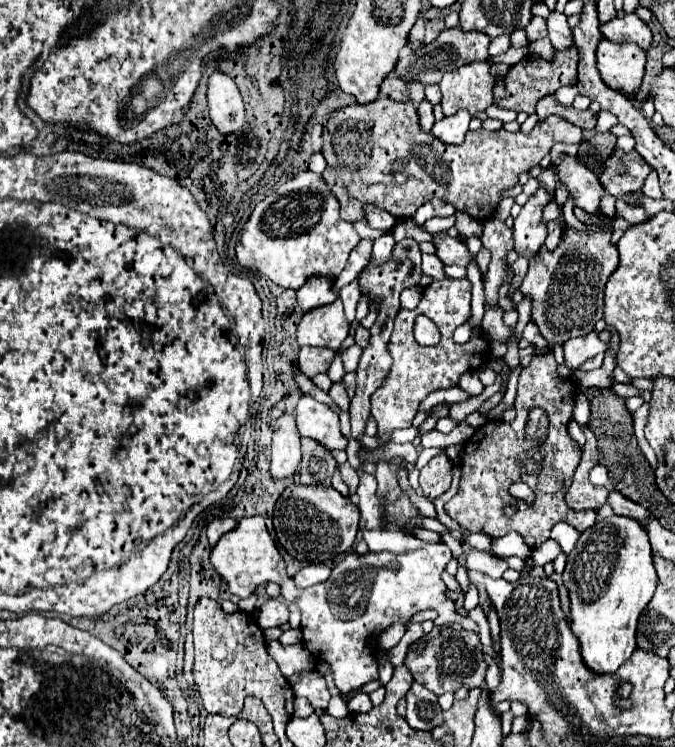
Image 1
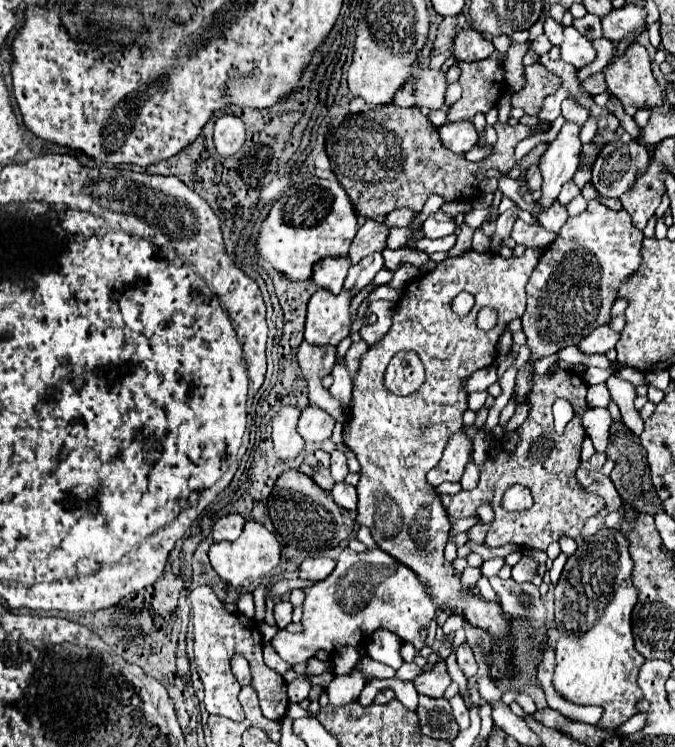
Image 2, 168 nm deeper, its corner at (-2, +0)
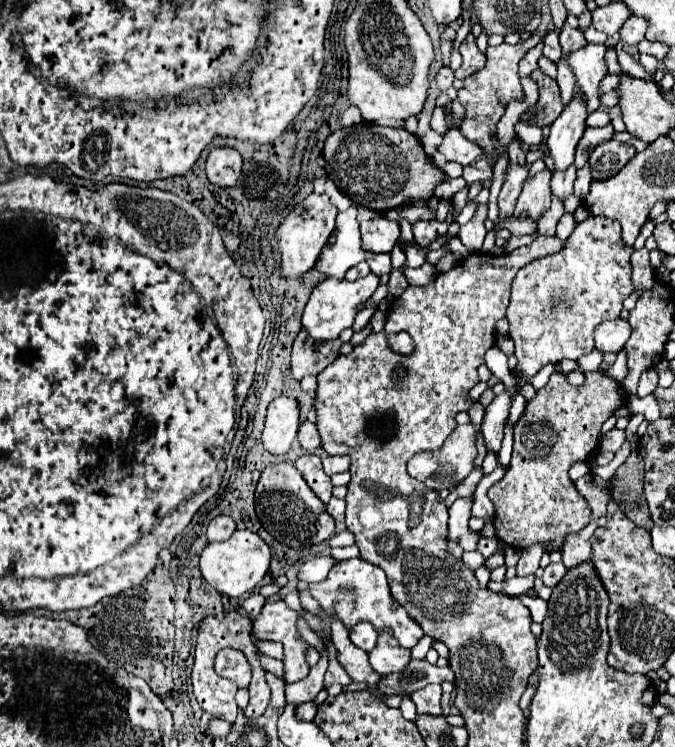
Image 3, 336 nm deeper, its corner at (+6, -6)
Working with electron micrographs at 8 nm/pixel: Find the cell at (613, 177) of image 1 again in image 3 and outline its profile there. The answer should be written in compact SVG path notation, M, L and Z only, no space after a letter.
M608 141L602 143L594 149L590 155L590 165L592 165L592 179L608 179L614 173L618 173L632 157L636 149L630 143L618 143L618 141Z

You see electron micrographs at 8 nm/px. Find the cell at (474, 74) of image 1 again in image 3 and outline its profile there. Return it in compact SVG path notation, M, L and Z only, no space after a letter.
M532 33L526 41L520 41L516 45L502 43L498 47L488 47L486 67L482 71L466 77L464 87L458 91L458 99L466 107L466 117L460 125L460 131L470 141L480 143L480 147L486 153L486 161L488 161L490 167L494 167L496 159L500 155L504 155L504 147L498 143L498 137L496 137L496 123L500 121L500 117L504 115L504 111L506 111L506 107L512 99L518 99L518 101L524 99L524 91L522 91L522 85L518 81L518 63L540 41L542 41L542 37L538 33Z

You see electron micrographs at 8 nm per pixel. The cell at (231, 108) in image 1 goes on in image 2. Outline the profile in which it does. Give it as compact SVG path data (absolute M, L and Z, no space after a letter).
M224 113L214 125L214 145L222 157L234 155L244 143L246 127L240 117Z

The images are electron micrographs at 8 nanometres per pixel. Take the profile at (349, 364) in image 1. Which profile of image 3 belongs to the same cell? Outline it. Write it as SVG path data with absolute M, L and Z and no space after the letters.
M374 304L364 310L361 310L358 315L356 315L352 325L352 330L354 333L361 331L367 325L376 308L377 305Z

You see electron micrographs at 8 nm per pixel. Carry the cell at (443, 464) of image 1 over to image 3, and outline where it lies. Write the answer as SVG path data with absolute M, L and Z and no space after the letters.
M472 423L468 425L458 425L448 439L444 441L444 445L436 451L422 451L416 453L414 457L410 457L408 461L408 475L422 481L426 487L434 489L434 491L442 491L442 489L450 489L454 485L458 485L470 471L472 471L472 463L476 459L478 451L476 451L476 429Z

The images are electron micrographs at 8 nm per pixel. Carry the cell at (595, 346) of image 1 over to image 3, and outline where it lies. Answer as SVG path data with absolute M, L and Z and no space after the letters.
M612 319L604 321L594 331L596 349L602 353L618 353L630 337L630 325L626 319Z

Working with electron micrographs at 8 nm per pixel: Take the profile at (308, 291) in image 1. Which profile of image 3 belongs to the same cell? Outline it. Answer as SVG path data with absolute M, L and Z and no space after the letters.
M348 207L338 213L336 229L330 235L326 247L316 261L316 269L326 277L344 279L344 273L364 261L364 249L360 245L360 225L356 221L356 207Z

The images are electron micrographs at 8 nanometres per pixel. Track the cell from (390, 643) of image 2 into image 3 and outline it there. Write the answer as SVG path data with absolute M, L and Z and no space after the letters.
M366 621L358 623L358 625L354 625L354 629L350 629L350 641L364 651L372 651L376 647L376 639L378 639L378 633Z

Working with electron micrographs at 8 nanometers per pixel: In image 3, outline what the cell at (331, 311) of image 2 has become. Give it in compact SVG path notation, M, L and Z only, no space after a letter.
M370 273L370 275L366 275L364 279L358 279L358 281L346 281L346 279L338 281L334 277L320 281L314 287L314 291L312 291L312 295L306 303L304 315L302 315L302 325L308 329L308 335L316 341L336 339L342 329L352 327L354 317L358 315L362 305L374 295L378 285L380 285L380 277L374 275L374 273Z

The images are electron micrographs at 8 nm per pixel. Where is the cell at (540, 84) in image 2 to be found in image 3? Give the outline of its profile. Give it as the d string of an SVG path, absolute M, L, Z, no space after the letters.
M534 71L530 77L540 85L540 99L538 99L540 111L538 111L538 115L536 115L536 119L532 123L536 123L540 127L550 125L552 121L556 121L556 117L564 109L564 105L560 101L560 89L558 89L556 81L546 77L542 71Z

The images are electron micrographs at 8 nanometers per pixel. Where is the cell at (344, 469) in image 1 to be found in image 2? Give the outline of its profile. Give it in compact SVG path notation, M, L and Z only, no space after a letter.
M332 451L330 471L336 481L344 481L344 477L348 475L348 463L346 463L346 455L342 451Z

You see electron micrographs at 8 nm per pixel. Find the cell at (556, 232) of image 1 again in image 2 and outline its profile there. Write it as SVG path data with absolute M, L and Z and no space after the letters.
M520 201L520 207L524 207L526 211L534 213L538 217L540 225L544 229L548 229L548 231L554 231L554 233L558 233L562 229L562 225L566 223L566 219L568 219L566 207L562 207L558 201L552 207L548 207L548 209L540 209L540 207L536 207L536 203L530 203L528 205L524 201Z

